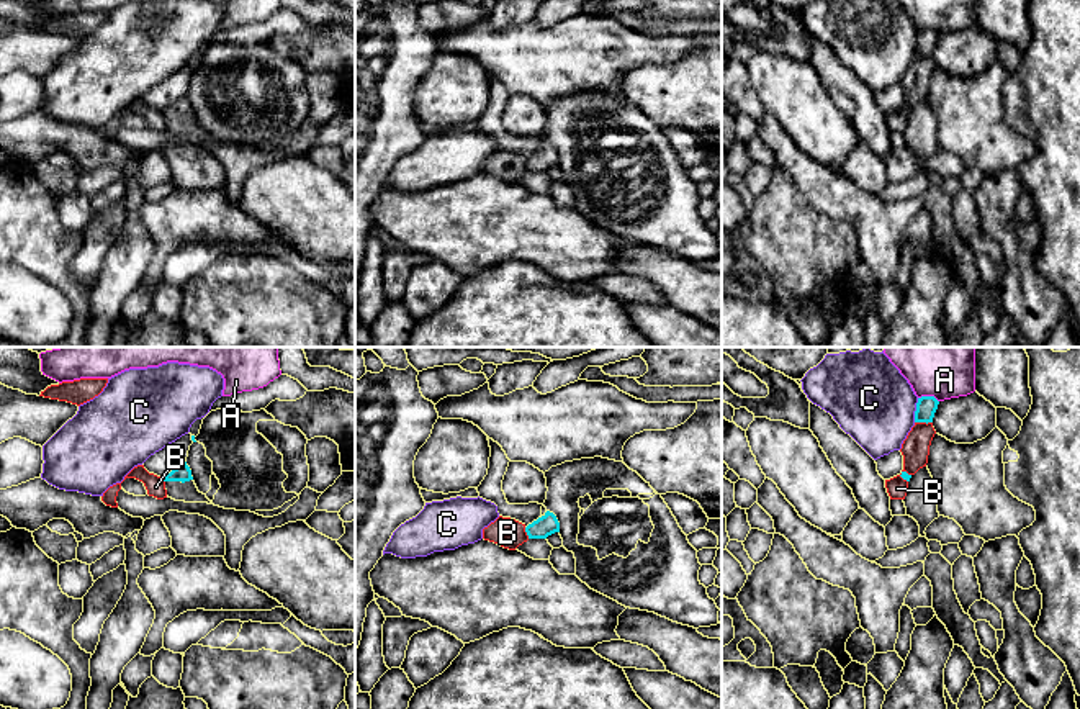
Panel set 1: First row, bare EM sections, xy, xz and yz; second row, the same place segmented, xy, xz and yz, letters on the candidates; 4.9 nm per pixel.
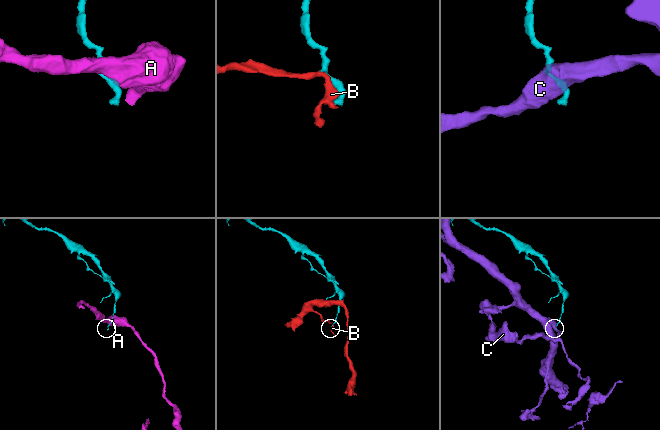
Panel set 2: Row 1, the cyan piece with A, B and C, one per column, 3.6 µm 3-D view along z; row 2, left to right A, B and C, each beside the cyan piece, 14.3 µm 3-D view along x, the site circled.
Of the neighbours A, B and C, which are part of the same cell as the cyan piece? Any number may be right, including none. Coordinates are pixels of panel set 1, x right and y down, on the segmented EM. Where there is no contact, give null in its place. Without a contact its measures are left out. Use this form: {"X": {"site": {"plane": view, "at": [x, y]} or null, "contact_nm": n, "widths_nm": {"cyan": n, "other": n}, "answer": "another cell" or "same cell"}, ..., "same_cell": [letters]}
{"A": {"site": {"plane": "yz", "at": [928, 397]}, "contact_nm": 110, "widths_nm": {"cyan": 100, "other": 400}, "answer": "another cell"}, "B": {"site": {"plane": "yz", "at": [923, 421]}, "contact_nm": 90, "widths_nm": {"cyan": 100, "other": 140}, "answer": "another cell"}, "C": {"site": {"plane": "yz", "at": [917, 410]}, "contact_nm": 120, "widths_nm": {"cyan": 100, "other": 400}, "answer": "another cell"}, "same_cell": []}

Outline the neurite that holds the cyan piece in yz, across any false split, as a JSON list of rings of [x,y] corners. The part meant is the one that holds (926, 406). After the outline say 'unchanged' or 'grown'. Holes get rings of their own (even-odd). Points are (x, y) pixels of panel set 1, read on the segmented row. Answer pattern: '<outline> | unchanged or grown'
[[[921,396],[916,403],[915,422],[933,422],[939,401],[934,396]]] | unchanged

